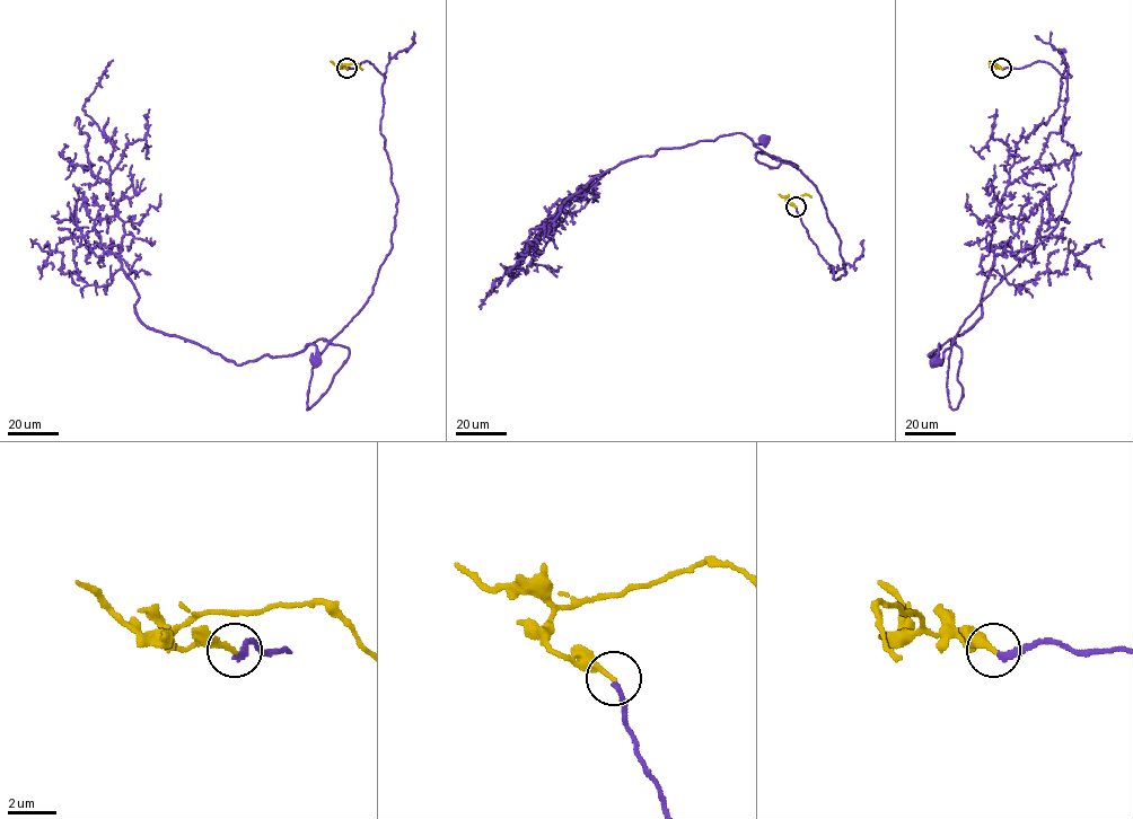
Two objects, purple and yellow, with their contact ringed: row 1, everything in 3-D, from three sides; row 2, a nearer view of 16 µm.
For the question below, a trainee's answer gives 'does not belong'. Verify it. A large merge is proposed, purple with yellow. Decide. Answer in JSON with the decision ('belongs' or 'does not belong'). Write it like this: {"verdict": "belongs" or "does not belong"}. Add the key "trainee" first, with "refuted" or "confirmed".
{"trainee": "refuted", "verdict": "belongs"}

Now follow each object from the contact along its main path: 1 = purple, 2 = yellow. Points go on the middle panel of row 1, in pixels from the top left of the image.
1: (796, 207), (830, 272), (833, 266), (833, 278), (844, 275), (840, 239), (816, 186), (754, 144), (763, 140)
2: (796, 207), (789, 200), (805, 194), (811, 196)

